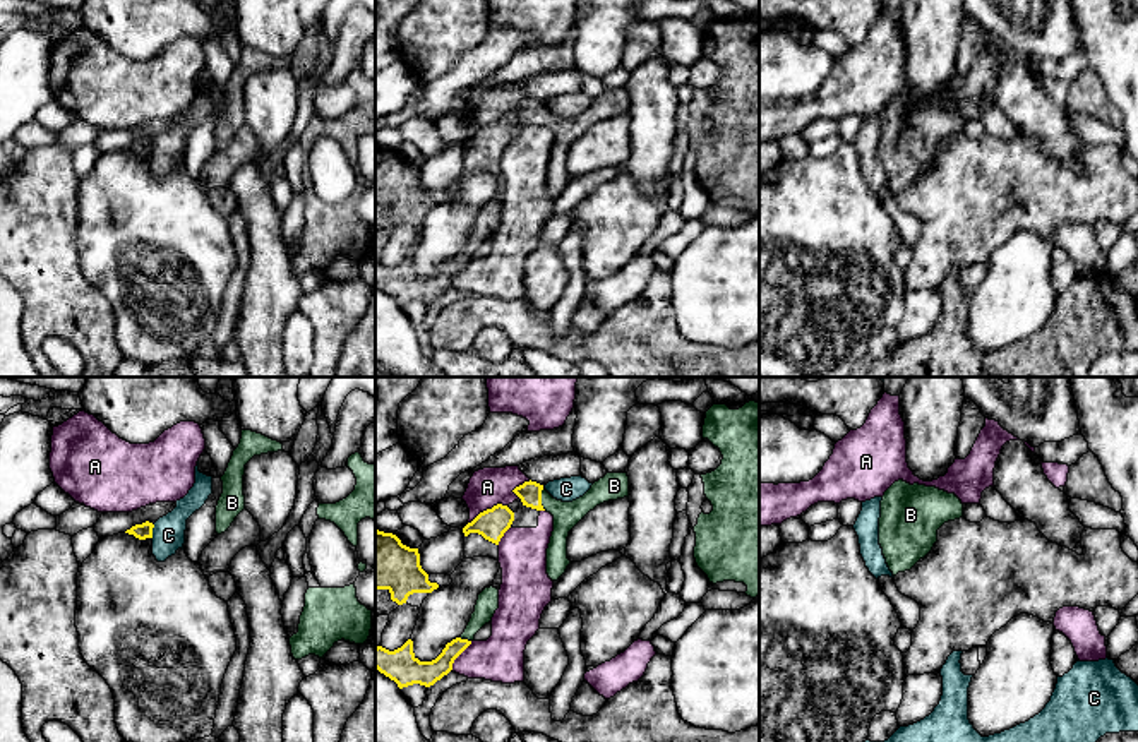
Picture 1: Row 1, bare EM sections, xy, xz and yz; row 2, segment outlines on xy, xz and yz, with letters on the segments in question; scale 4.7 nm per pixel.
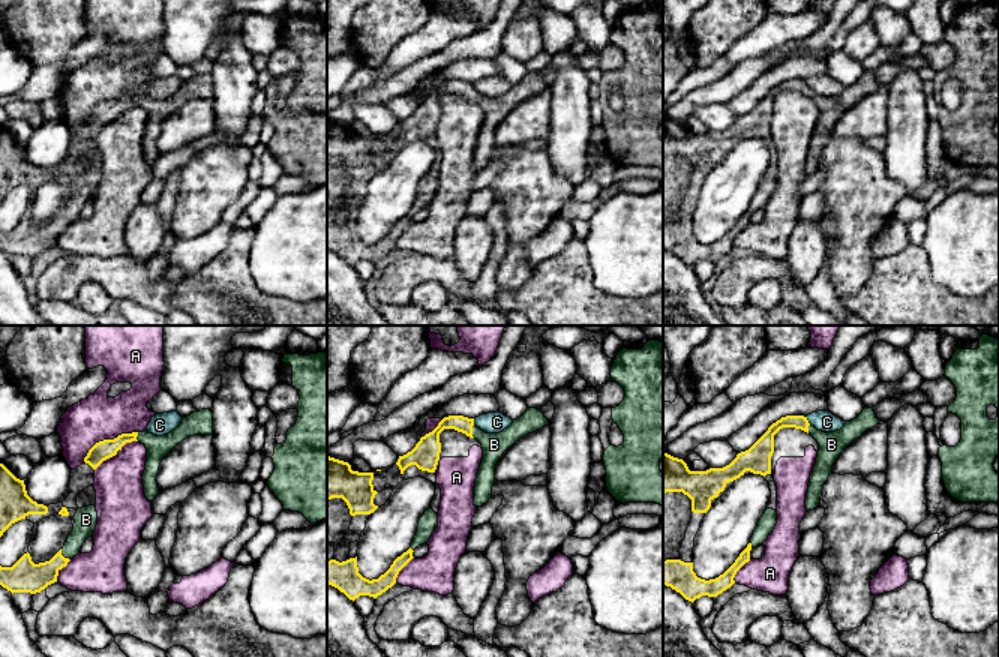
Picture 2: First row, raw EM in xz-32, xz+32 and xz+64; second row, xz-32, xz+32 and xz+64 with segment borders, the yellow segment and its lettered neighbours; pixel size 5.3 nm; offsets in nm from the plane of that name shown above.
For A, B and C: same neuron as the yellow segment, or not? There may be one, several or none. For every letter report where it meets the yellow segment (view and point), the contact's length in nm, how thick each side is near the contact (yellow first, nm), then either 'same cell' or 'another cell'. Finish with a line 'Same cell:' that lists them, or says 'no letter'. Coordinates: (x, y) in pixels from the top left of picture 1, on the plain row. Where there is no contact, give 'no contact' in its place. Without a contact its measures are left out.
A: meets yellow in xz at (487, 125); contact 200 nm long; 140 nm thick on the yellow side, 180 nm on the other; another cell
B: meets yellow in xz at (540, 115); contact 110 nm long; 110 nm thick on the yellow side, 130 nm on the other; same cell
C: meets yellow in xy at (151, 148); contact 70 nm long; 70 nm thick on the yellow side, 160 nm on the other; another cell
Same cell: B

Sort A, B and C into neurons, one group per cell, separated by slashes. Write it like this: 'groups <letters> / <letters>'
groups A / B / C

